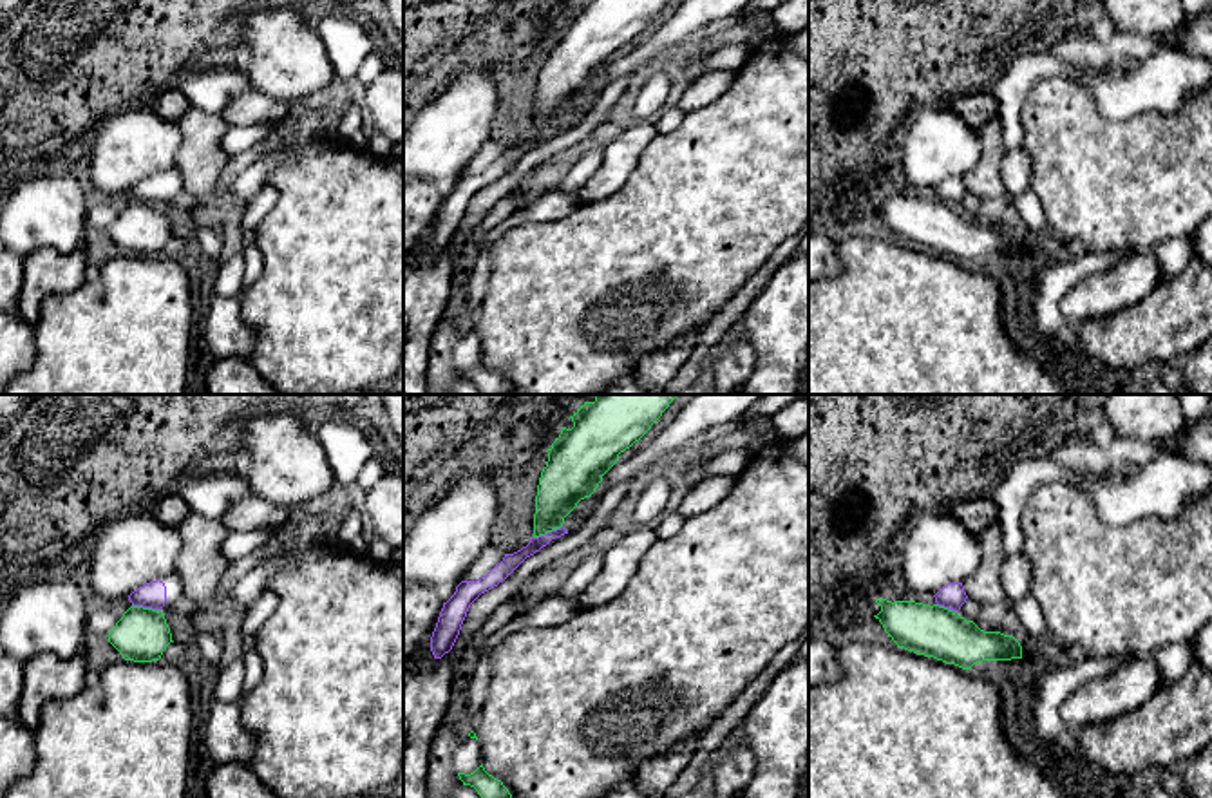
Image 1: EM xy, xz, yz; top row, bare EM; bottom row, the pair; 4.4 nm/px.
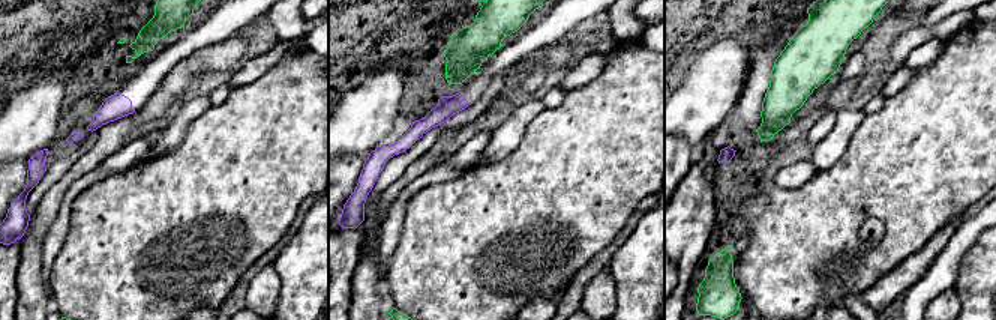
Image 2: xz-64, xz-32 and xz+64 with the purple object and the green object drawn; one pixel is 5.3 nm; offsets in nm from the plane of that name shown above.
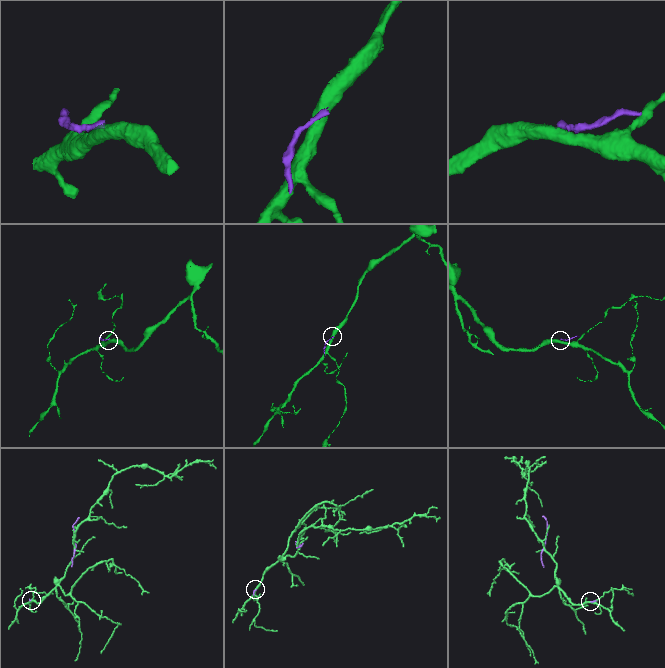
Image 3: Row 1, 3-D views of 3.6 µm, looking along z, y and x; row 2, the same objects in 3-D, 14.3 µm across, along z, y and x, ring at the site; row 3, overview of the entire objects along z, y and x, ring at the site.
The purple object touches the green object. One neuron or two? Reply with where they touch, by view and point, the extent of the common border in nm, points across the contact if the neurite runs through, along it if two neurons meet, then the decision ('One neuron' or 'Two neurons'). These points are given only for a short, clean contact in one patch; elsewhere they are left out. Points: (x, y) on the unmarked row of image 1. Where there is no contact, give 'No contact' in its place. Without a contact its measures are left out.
Touches purple at xy (147, 201). Shared border 130 nm. One neuron

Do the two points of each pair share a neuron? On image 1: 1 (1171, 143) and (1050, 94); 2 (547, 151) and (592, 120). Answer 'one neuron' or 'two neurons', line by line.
1: one neuron
2: one neuron

